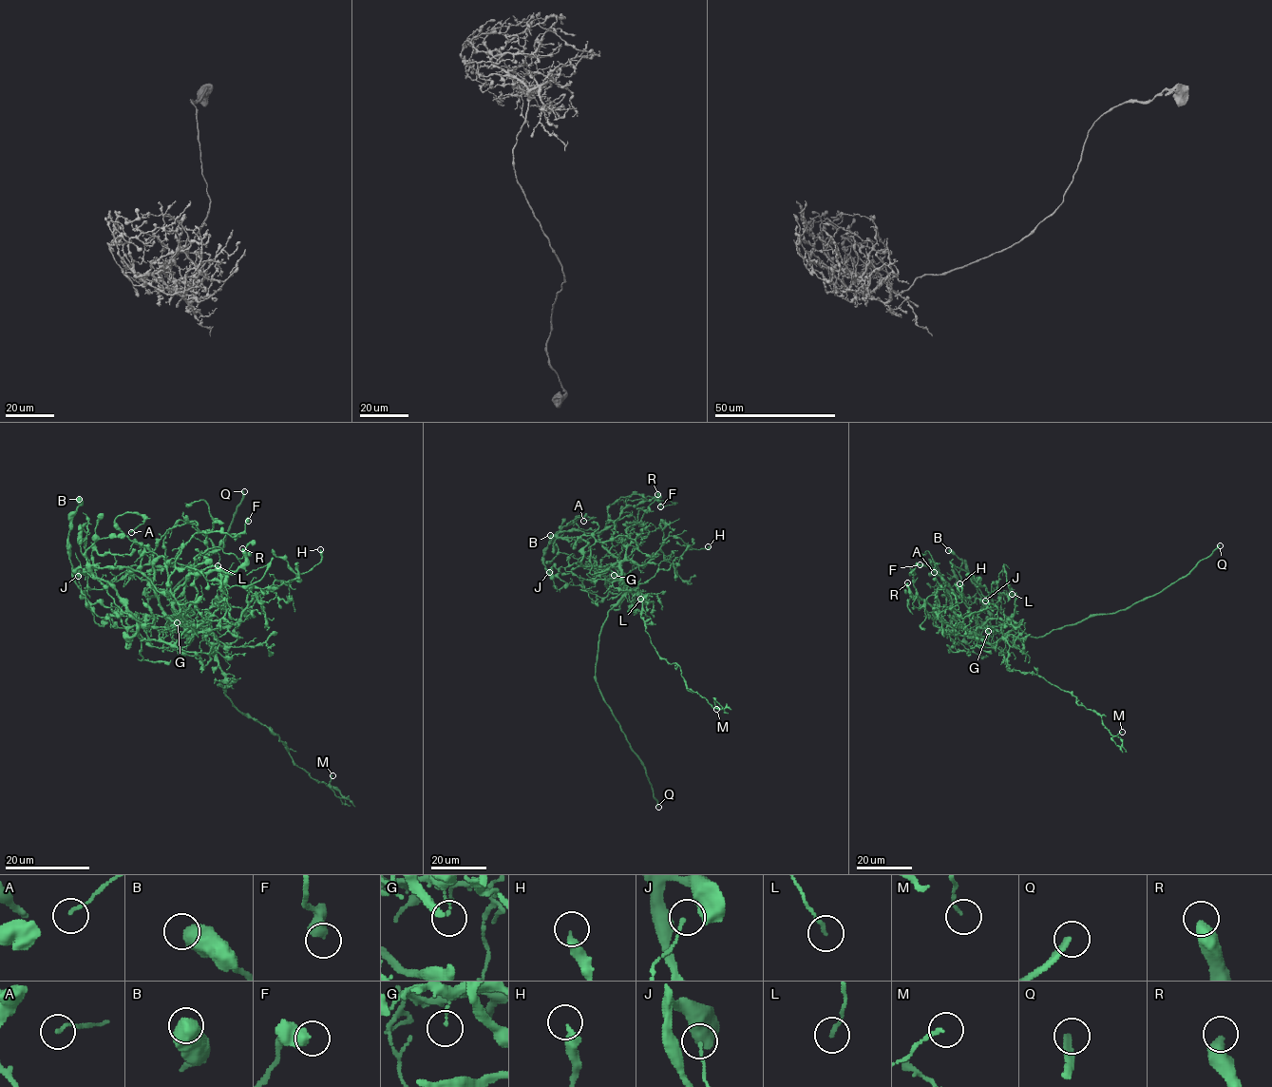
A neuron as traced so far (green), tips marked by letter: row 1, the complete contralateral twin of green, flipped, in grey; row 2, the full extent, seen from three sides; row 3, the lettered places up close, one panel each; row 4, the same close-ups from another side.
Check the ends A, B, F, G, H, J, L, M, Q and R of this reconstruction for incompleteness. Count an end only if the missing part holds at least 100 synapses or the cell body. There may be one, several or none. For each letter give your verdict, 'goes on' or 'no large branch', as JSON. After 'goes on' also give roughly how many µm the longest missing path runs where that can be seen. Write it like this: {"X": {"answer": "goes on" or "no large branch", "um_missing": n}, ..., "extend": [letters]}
{"A": {"answer": "no large branch"}, "B": {"answer": "no large branch"}, "F": {"answer": "no large branch"}, "G": {"answer": "no large branch"}, "H": {"answer": "no large branch"}, "J": {"answer": "no large branch"}, "L": {"answer": "no large branch"}, "M": {"answer": "no large branch"}, "Q": {"answer": "goes on", "um_missing": 110}, "R": {"answer": "no large branch"}, "extend": ["Q"]}

